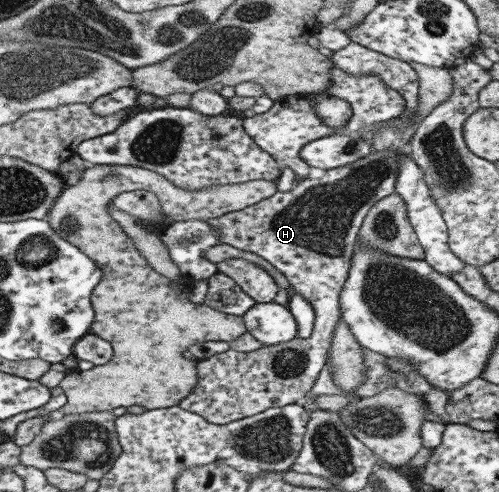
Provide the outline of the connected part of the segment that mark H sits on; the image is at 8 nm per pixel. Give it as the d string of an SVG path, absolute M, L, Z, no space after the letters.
M373 149L373 152L349 166L341 166L341 168L331 169L325 172L321 178L315 178L315 180L310 180L305 178L301 182L297 182L289 192L277 192L274 196L270 198L265 198L257 204L253 204L244 208L243 210L236 210L232 213L227 213L226 215L220 216L219 218L212 218L209 220L212 228L216 228L220 232L220 237L218 238L220 242L223 242L225 245L231 245L235 248L244 250L245 252L257 254L260 258L267 260L277 271L279 271L285 278L289 279L291 289L290 291L296 291L297 294L300 294L306 301L313 307L315 313L314 327L312 335L309 338L299 338L297 335L287 342L281 342L281 344L276 344L273 346L263 346L259 350L254 350L247 353L238 353L236 350L226 350L225 352L214 354L206 359L196 360L196 369L197 369L197 382L196 385L192 388L189 398L183 398L179 402L179 406L183 410L193 411L195 414L202 416L207 422L213 424L229 424L230 422L235 422L243 418L265 412L265 410L273 407L287 406L299 403L308 392L313 388L321 369L326 365L328 360L328 352L331 348L332 338L334 335L335 327L337 326L338 320L340 319L340 308L339 308L339 293L343 288L344 282L348 277L349 268L351 268L351 258L353 258L353 249L355 241L358 240L358 232L360 231L361 225L363 224L366 214L369 212L369 209L381 198L386 198L391 194L394 194L395 191L395 180L398 177L399 172L399 156L393 152L393 150L377 150Z

